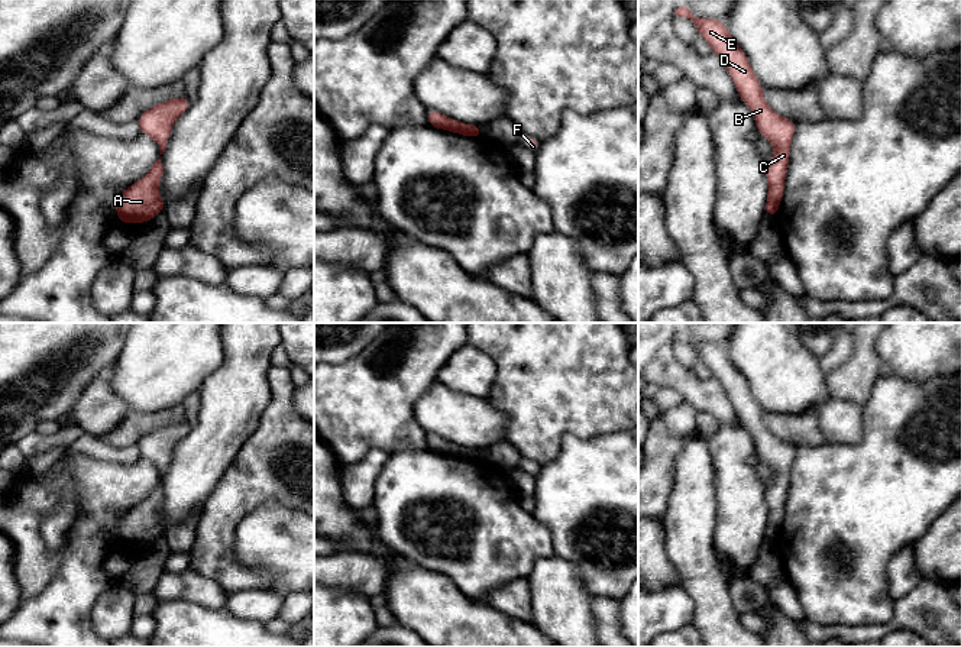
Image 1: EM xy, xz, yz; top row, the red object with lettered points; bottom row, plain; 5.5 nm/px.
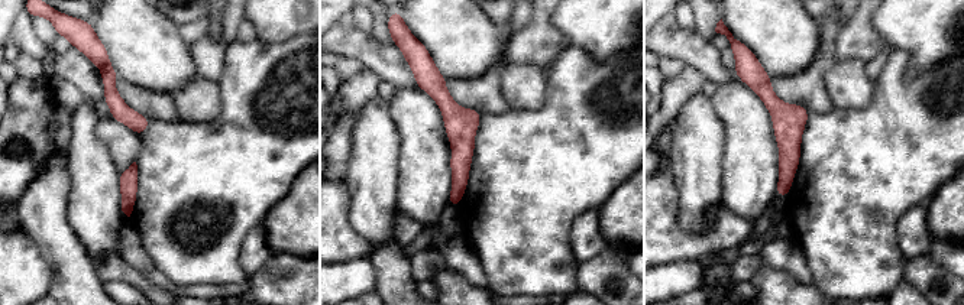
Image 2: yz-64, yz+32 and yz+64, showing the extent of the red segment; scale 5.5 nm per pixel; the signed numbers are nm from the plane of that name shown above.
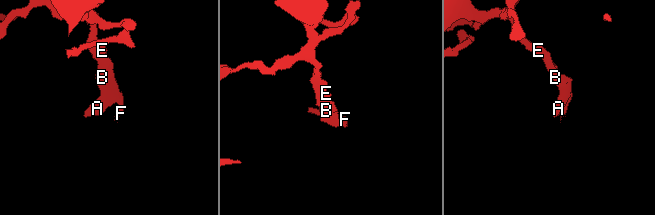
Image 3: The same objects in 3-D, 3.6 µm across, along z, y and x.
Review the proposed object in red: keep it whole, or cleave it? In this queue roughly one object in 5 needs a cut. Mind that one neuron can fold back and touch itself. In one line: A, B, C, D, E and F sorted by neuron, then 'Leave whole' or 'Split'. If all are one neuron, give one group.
Groups: A B C D E F. Leave whole

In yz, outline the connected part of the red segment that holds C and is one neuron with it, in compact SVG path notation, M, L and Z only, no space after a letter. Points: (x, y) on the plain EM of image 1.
M680 330L674 339L689 343L696 355L709 368L711 376L721 381L728 394L737 417L744 428L751 434L760 460L767 463L774 472L774 481L766 491L769 509L764 538L777 541L784 518L784 504L790 482L790 468L795 460L796 447L777 439L763 420L763 410L754 398L745 376L734 366L728 352L722 344L696 342L687 331Z

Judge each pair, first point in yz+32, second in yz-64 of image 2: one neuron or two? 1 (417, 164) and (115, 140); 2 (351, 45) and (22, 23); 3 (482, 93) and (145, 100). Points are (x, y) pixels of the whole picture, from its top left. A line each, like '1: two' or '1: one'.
1: two
2: one
3: one

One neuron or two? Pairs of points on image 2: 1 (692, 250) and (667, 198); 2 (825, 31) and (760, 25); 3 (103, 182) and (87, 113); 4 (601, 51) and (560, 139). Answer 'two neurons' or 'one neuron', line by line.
1: one neuron
2: two neurons
3: one neuron
4: two neurons

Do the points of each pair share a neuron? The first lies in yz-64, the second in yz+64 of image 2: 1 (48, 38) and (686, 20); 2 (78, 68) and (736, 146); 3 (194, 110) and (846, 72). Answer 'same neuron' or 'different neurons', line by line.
1: same neuron
2: different neurons
3: same neuron

